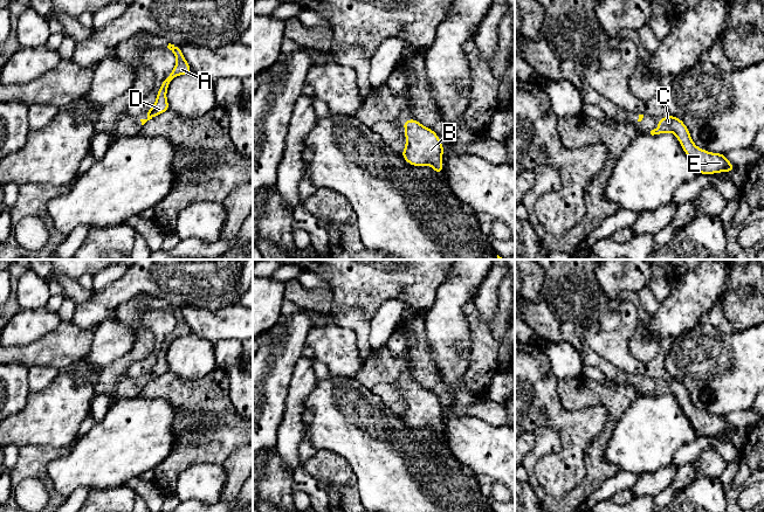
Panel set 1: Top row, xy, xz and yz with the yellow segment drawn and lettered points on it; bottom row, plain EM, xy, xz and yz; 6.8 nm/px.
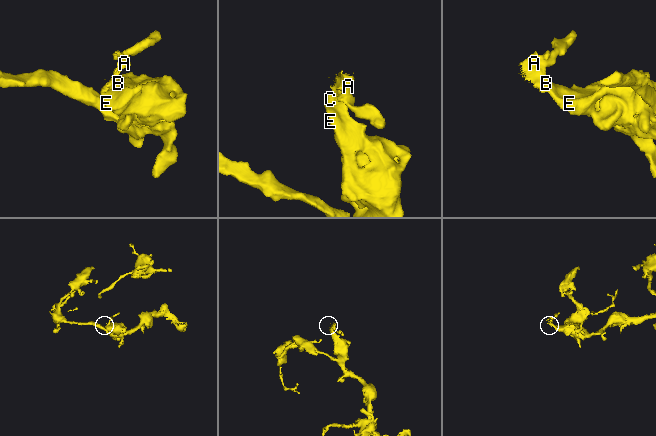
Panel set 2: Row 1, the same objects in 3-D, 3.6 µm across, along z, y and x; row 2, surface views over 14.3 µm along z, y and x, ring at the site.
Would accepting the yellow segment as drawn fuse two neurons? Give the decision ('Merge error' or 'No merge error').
No merge error

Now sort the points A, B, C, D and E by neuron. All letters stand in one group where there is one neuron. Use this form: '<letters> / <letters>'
A B C D E

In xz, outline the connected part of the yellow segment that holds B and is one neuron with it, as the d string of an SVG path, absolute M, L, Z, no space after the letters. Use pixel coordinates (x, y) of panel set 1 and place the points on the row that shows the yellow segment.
M413 118L406 123L401 122L401 125L406 130L406 147L401 152L402 158L413 166L432 166L440 175L443 172L442 153L445 147L440 143L439 136Z

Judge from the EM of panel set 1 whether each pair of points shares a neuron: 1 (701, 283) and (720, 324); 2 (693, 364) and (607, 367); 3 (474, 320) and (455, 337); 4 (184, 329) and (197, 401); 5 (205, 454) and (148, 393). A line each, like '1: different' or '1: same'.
1: different
2: different
3: different
4: different
5: same

